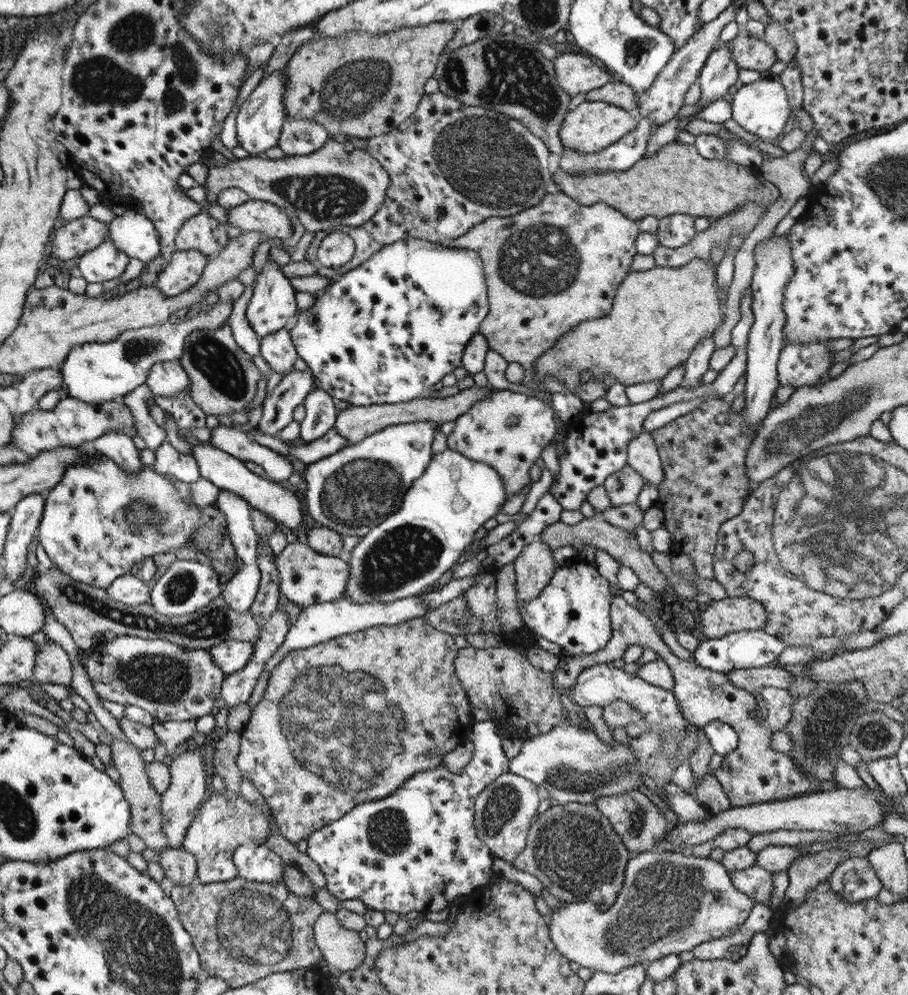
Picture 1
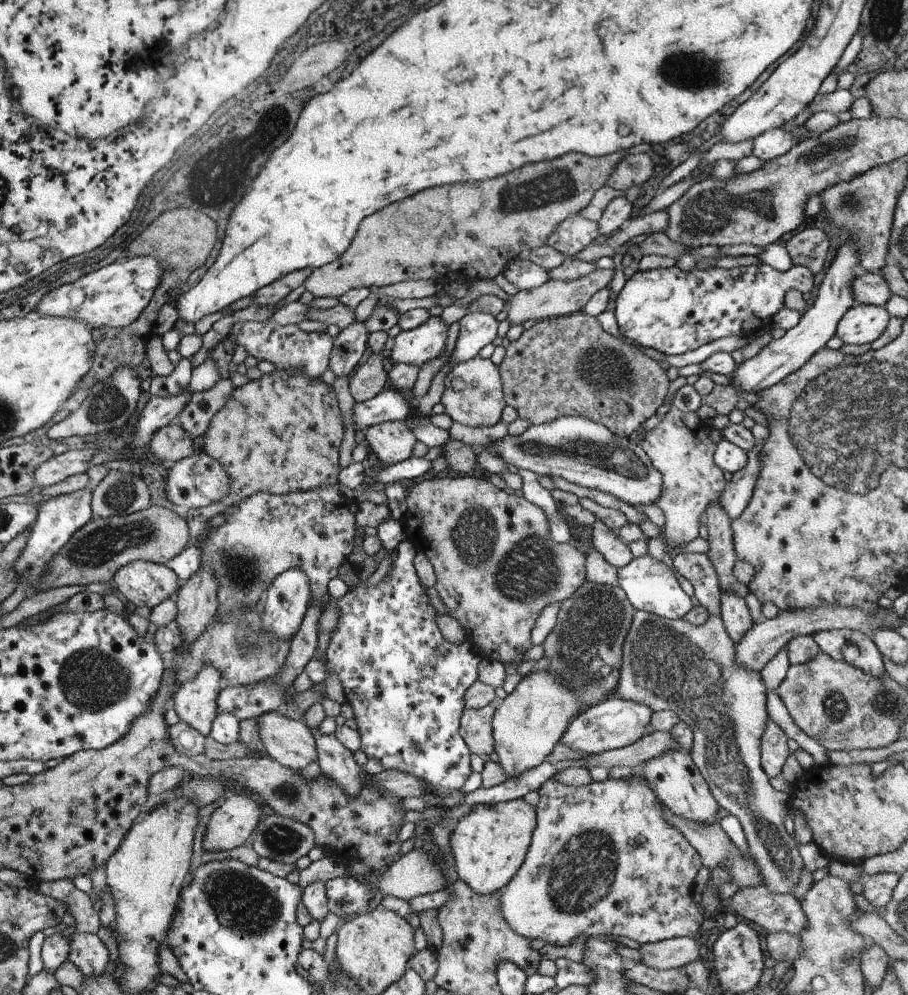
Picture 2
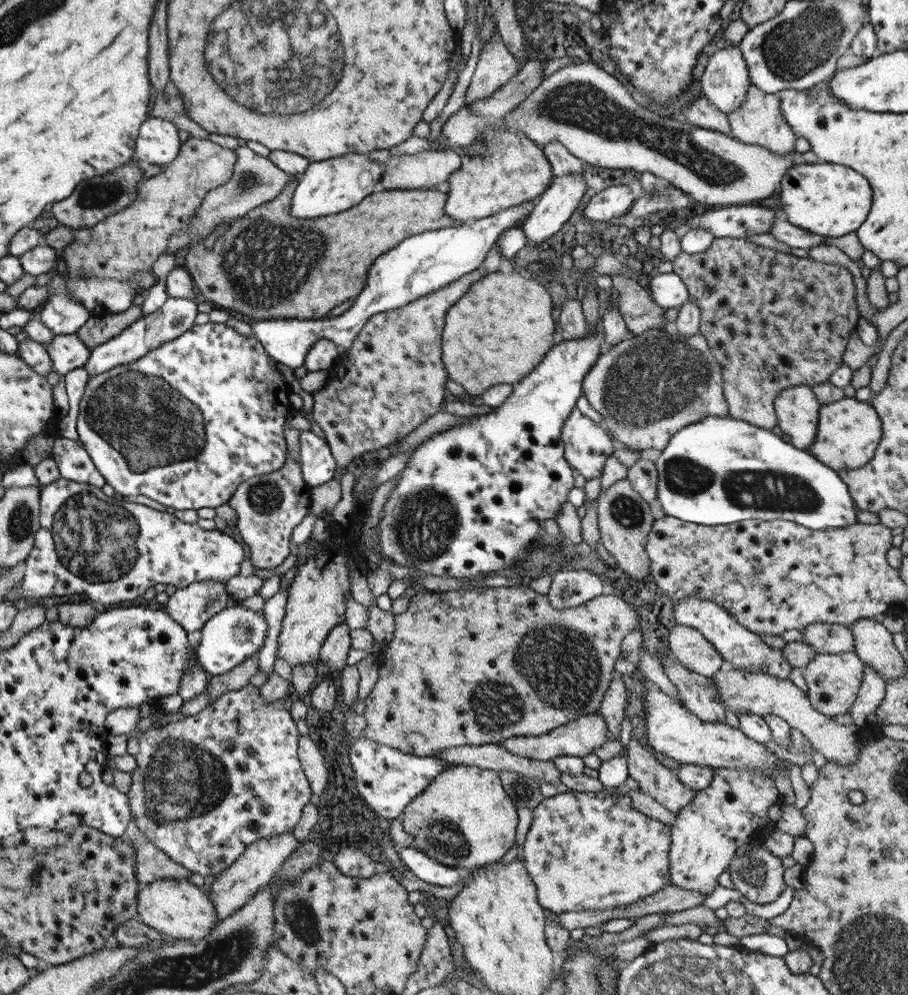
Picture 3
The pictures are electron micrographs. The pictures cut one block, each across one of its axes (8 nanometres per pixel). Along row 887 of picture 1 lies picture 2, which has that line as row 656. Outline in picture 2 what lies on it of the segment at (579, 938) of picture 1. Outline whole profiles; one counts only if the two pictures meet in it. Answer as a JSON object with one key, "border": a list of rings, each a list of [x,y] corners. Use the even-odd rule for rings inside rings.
{"border":[[[673,554],[671,556],[673,560],[673,568],[675,568],[675,574],[677,576],[683,576],[691,586],[693,586],[693,592],[695,592],[695,598],[699,598],[701,602],[701,608],[707,612],[707,620],[705,624],[701,626],[691,626],[683,620],[665,620],[665,618],[659,618],[659,616],[653,616],[653,614],[647,614],[647,612],[633,612],[633,620],[631,620],[631,626],[627,630],[627,638],[625,638],[625,644],[623,644],[623,664],[621,664],[621,674],[619,674],[619,686],[615,690],[615,694],[611,696],[621,696],[621,698],[627,698],[627,700],[635,700],[635,702],[643,702],[645,706],[649,706],[649,710],[653,712],[659,712],[659,710],[673,710],[679,720],[683,720],[687,726],[691,726],[693,730],[693,744],[689,748],[689,758],[693,762],[693,766],[697,768],[697,772],[701,774],[709,794],[713,796],[715,804],[719,810],[725,810],[729,816],[735,816],[743,834],[745,834],[745,842],[747,842],[747,850],[749,850],[749,856],[753,856],[759,872],[761,872],[761,878],[763,878],[763,884],[771,890],[771,892],[781,892],[781,894],[791,894],[793,888],[797,886],[797,878],[799,878],[799,868],[801,868],[801,858],[797,854],[797,848],[787,834],[783,830],[783,820],[787,818],[787,810],[789,810],[789,804],[791,804],[791,796],[785,796],[777,790],[773,790],[769,786],[769,778],[763,774],[761,766],[759,766],[759,736],[763,732],[763,726],[765,726],[765,718],[767,718],[767,692],[763,690],[763,684],[759,680],[759,674],[755,672],[749,672],[749,670],[741,670],[733,664],[733,654],[735,654],[735,644],[729,642],[727,634],[725,634],[725,628],[723,628],[723,622],[721,622],[721,594],[719,594],[719,588],[717,588],[717,578],[715,578],[715,572],[707,560],[705,554]]]}

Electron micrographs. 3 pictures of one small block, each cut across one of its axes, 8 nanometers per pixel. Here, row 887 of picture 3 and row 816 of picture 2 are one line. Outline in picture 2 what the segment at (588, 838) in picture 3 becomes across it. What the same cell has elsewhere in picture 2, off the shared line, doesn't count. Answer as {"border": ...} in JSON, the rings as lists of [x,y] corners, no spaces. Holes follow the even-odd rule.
{"border":[[[639,772],[621,778],[567,786],[557,776],[547,778],[537,790],[535,830],[523,864],[499,890],[501,920],[525,940],[543,940],[553,948],[567,948],[579,938],[609,934],[633,942],[655,944],[669,938],[701,938],[705,916],[693,902],[695,878],[703,868],[695,850],[663,816],[651,784]]]}

